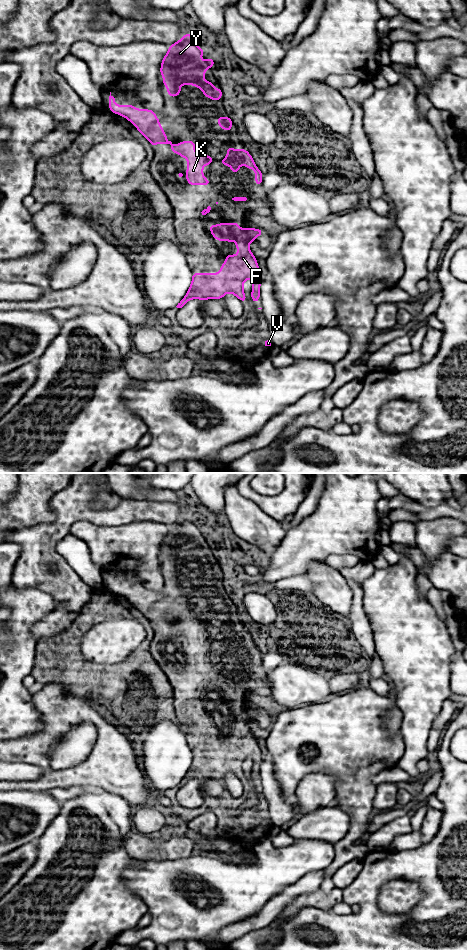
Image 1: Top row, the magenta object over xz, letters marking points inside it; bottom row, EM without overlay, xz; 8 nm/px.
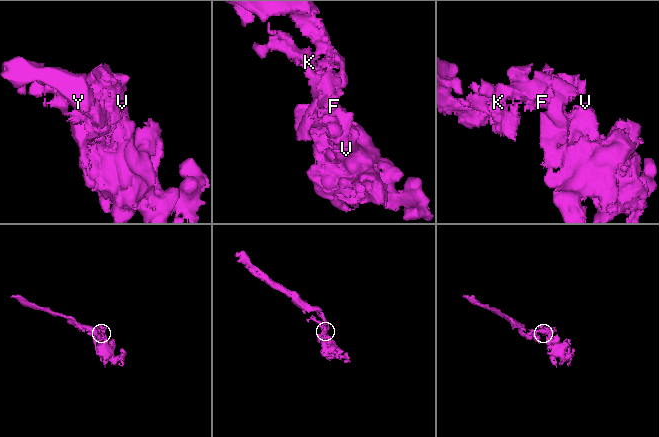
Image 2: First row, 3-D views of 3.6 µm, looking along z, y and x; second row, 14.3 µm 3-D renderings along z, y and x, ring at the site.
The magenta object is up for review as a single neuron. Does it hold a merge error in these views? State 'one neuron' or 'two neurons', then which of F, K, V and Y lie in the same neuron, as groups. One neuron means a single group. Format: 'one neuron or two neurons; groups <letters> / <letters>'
one neuron; groups F K V Y

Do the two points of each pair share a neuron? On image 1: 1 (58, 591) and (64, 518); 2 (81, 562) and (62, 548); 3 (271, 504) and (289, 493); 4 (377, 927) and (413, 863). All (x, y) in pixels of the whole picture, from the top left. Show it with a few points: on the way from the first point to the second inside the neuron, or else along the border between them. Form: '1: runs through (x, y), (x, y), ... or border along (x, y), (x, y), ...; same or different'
1: runs through (47, 573), (46, 541), (51, 536); same
2: runs through (76, 557), (67, 548); same
3: runs through (275, 504), (278, 504), (285, 497); same
4: runs through (372, 907), (373, 886), (393, 866); same

